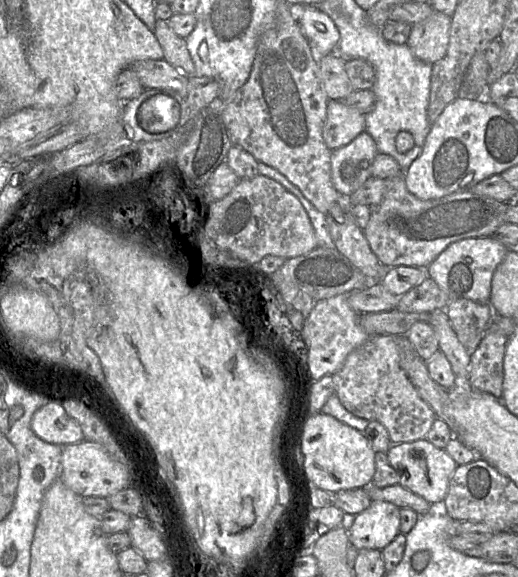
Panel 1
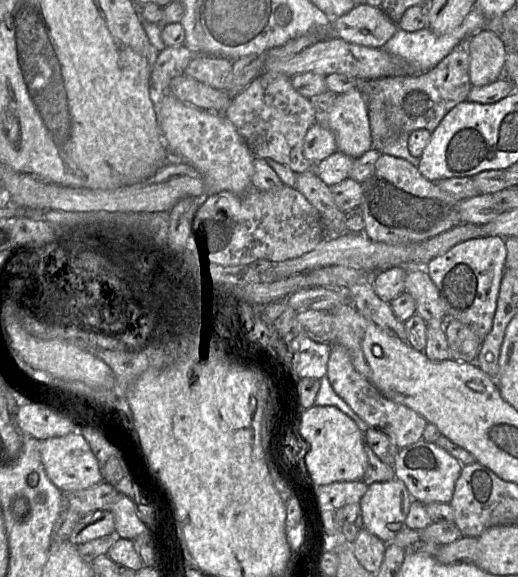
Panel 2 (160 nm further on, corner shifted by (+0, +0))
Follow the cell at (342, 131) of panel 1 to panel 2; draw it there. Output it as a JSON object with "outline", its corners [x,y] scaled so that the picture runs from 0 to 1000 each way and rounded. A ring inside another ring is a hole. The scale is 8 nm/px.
{"outline":[[[606,213],[587,239],[587,272],[600,282],[614,284],[651,262],[643,231],[629,218]]]}

